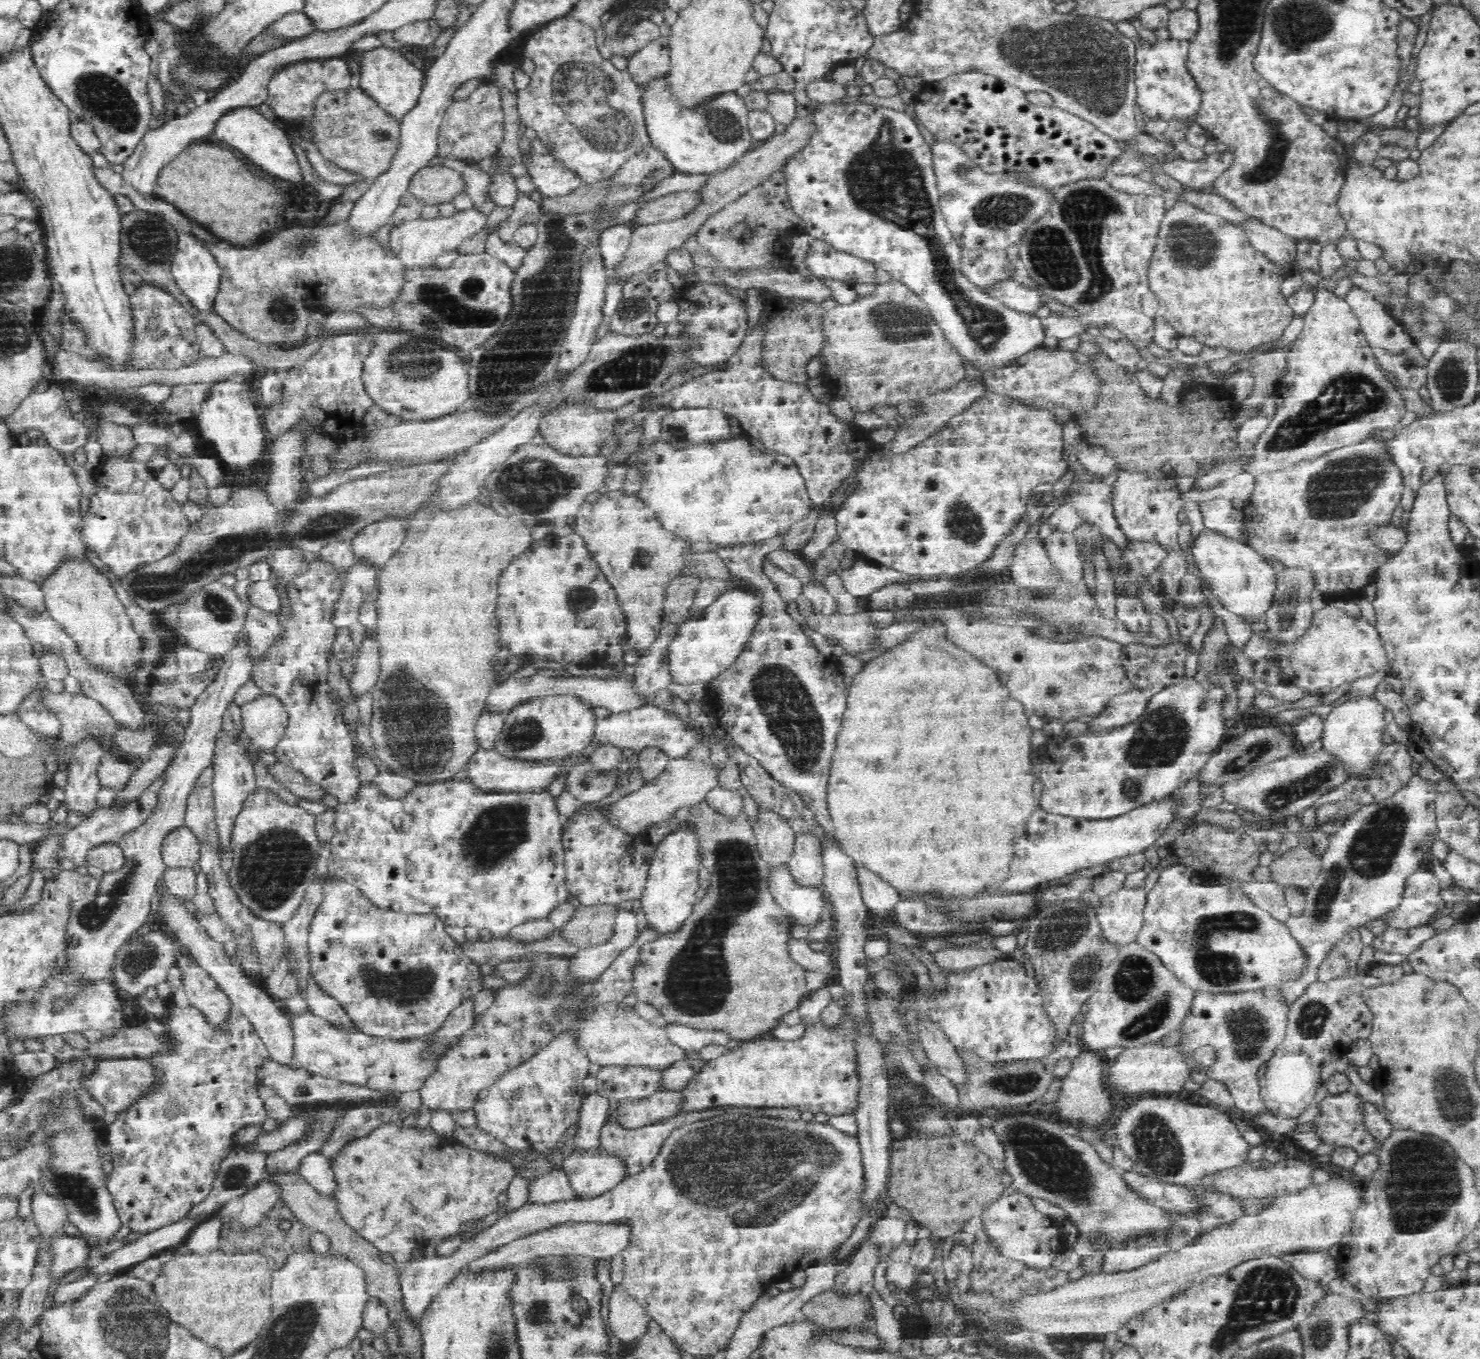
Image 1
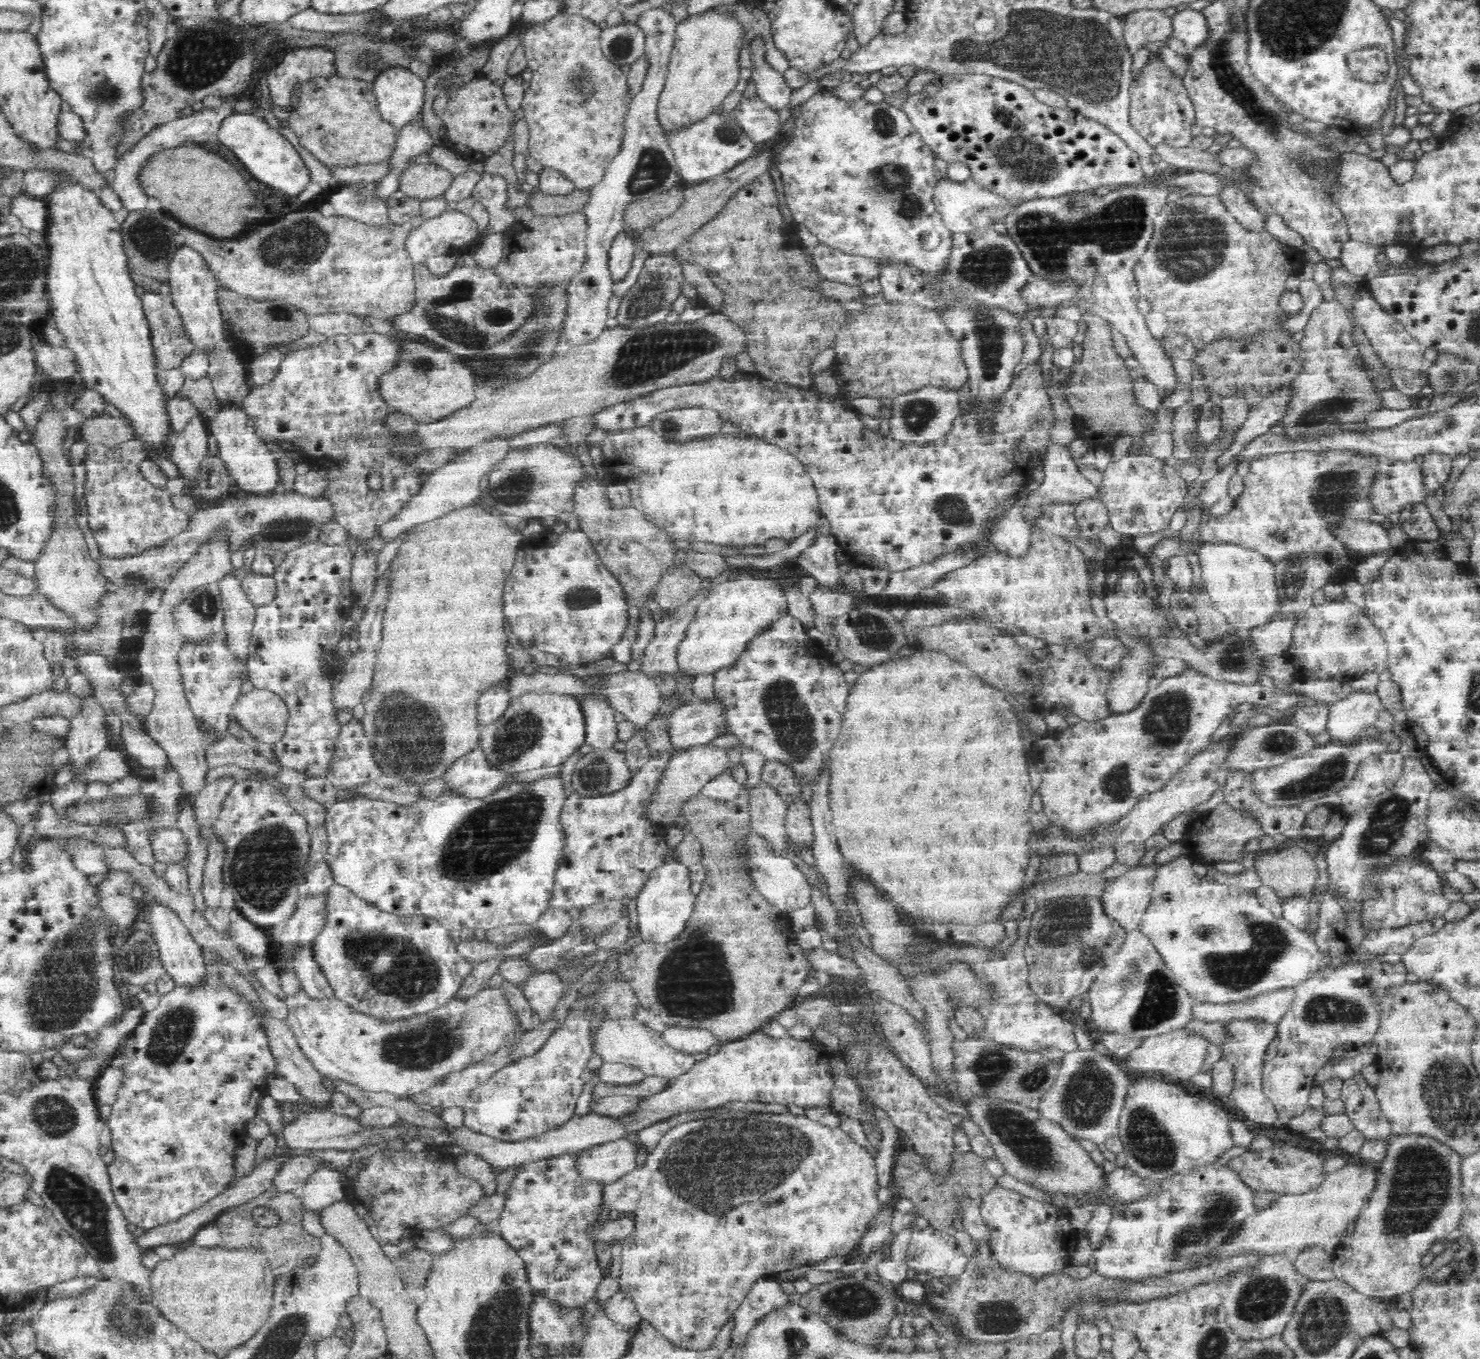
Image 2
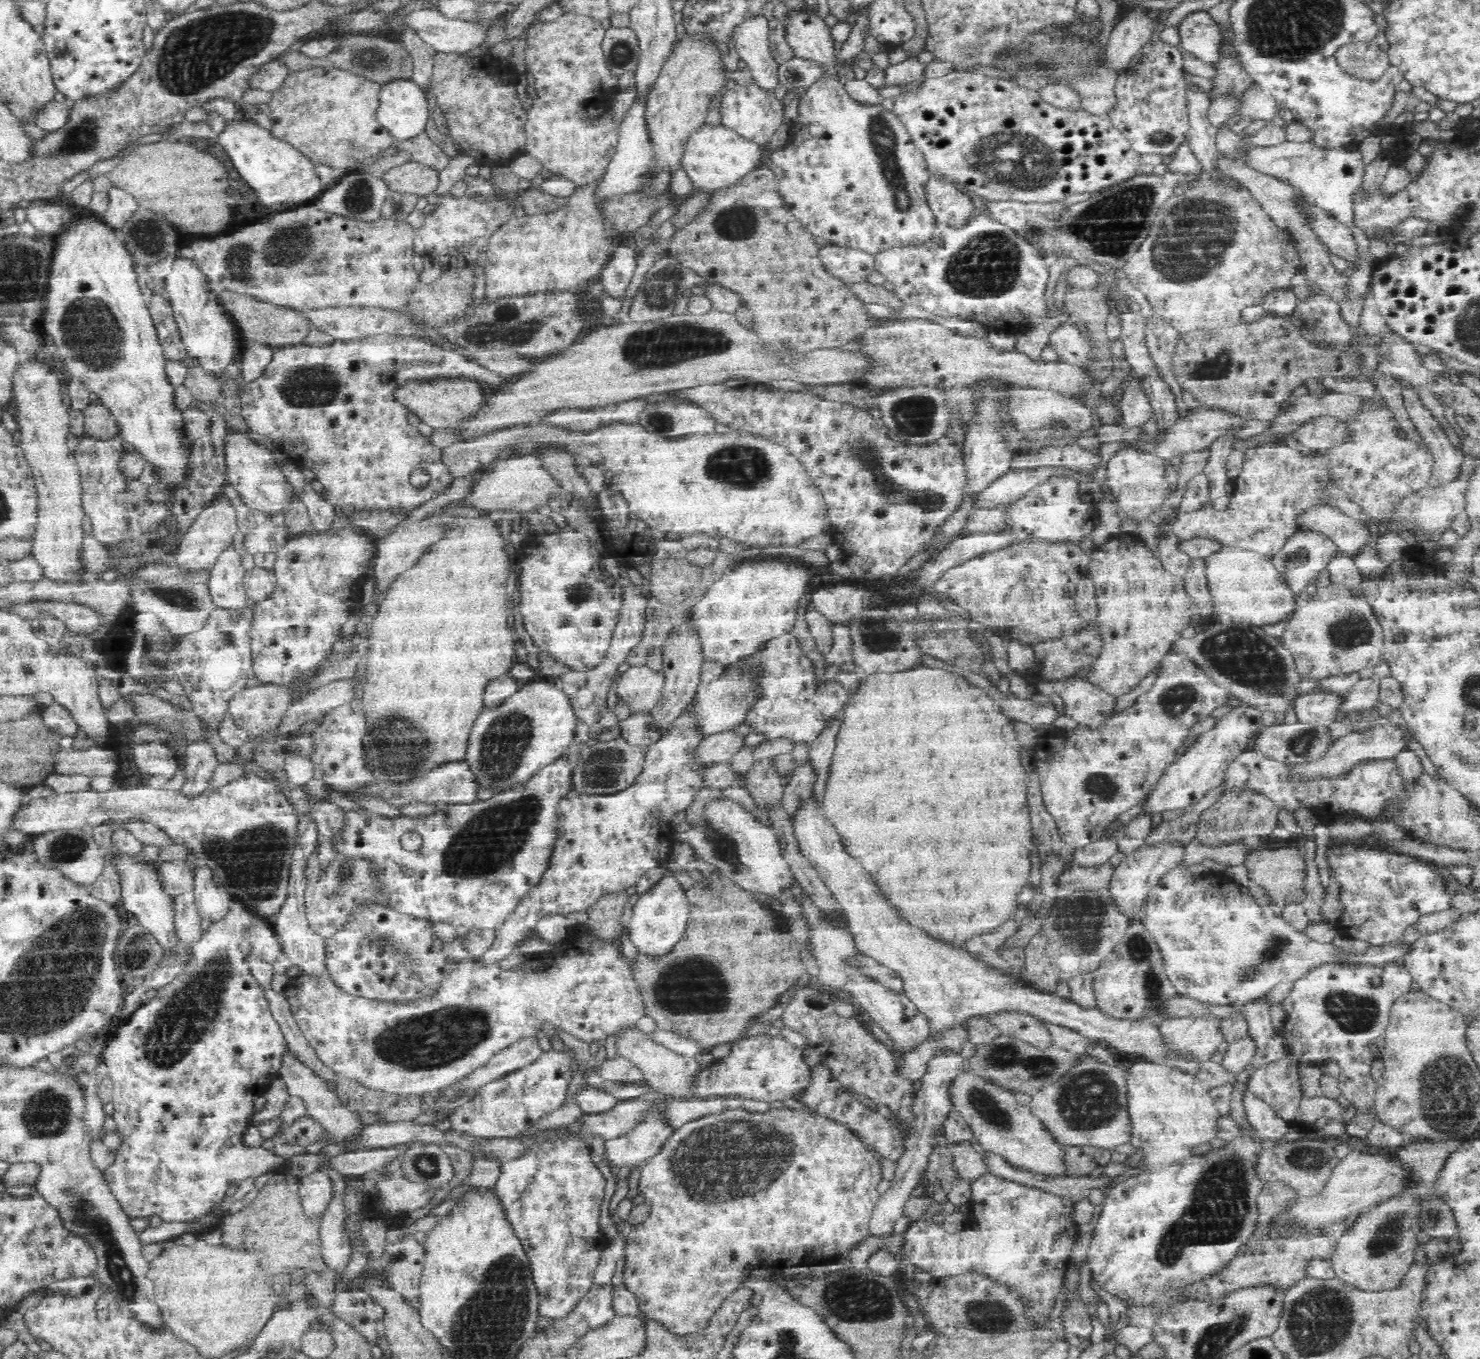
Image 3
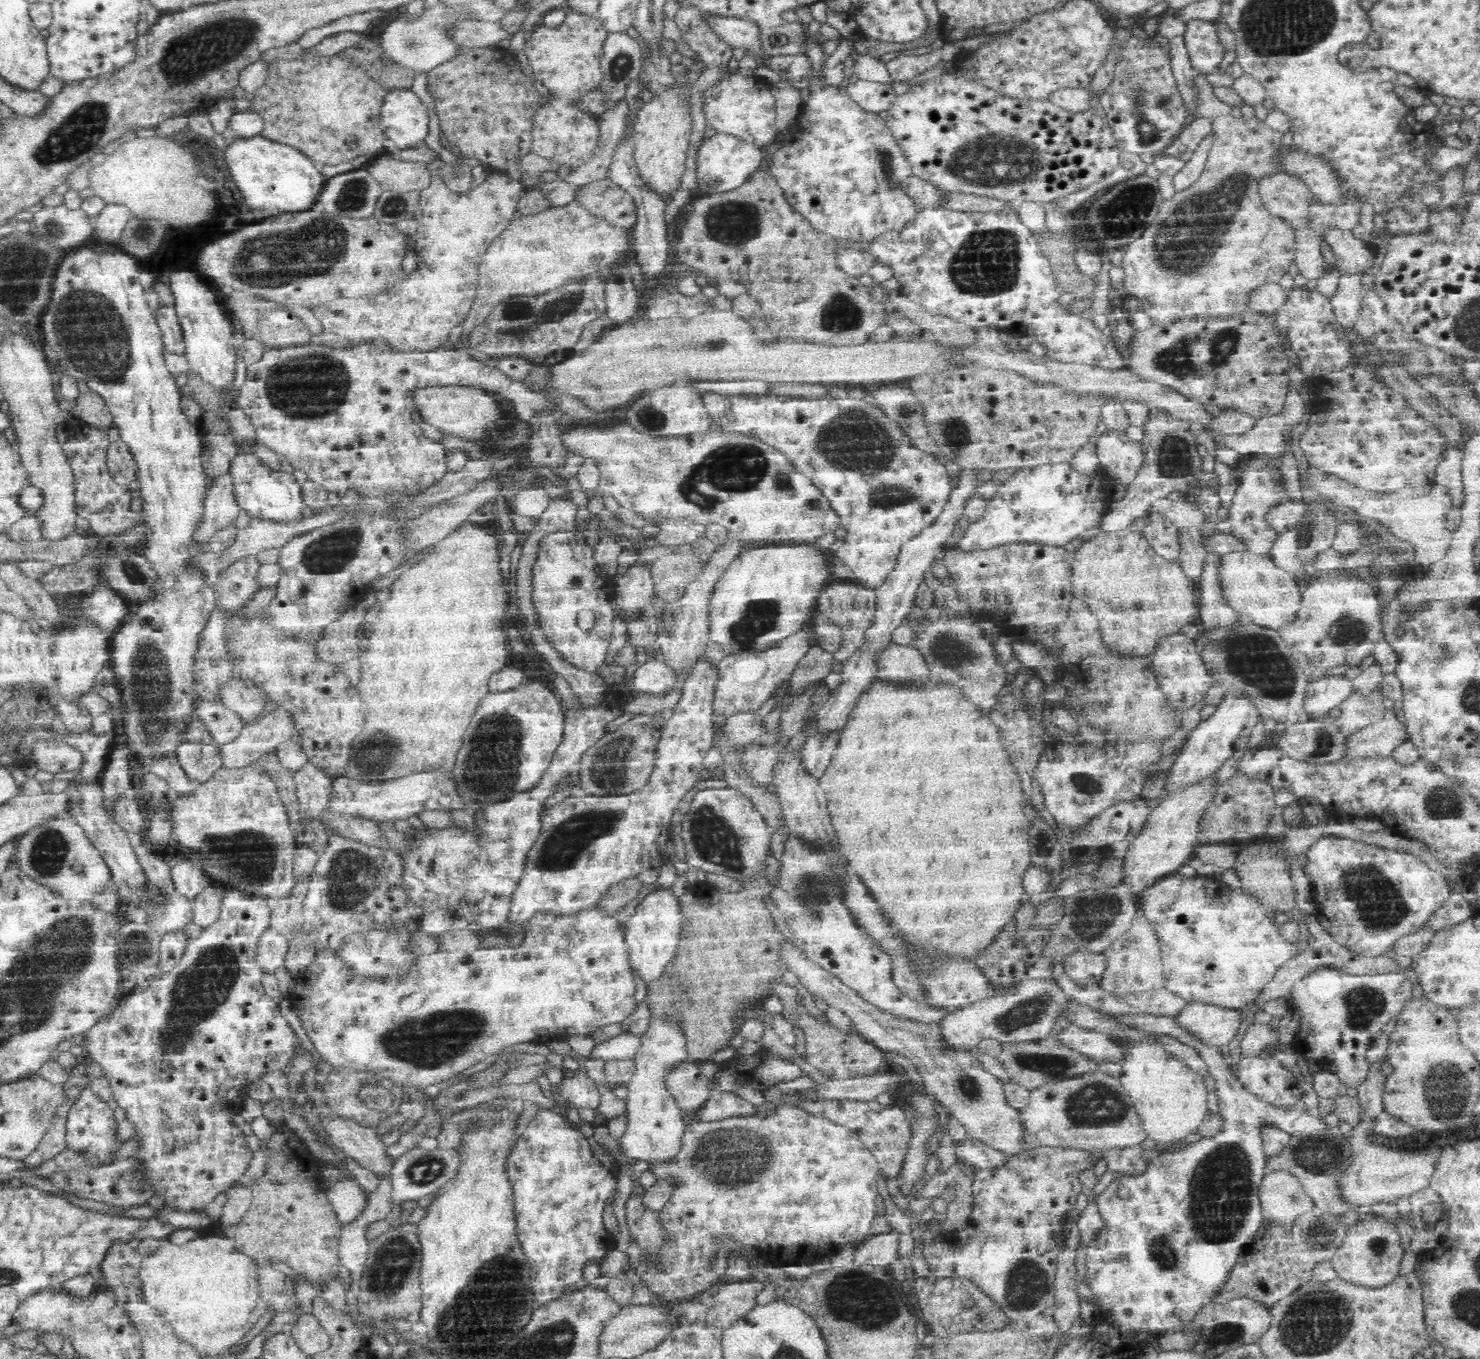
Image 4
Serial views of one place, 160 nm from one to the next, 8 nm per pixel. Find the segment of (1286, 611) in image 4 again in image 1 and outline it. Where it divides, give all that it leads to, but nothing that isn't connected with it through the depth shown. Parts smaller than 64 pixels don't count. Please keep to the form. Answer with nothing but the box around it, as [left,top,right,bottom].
[1192,529,1277,625]

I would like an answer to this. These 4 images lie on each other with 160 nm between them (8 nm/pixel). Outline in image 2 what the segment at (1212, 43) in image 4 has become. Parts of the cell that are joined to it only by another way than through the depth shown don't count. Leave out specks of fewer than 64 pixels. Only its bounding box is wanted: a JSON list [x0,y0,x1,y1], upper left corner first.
[1172,9,1210,49]

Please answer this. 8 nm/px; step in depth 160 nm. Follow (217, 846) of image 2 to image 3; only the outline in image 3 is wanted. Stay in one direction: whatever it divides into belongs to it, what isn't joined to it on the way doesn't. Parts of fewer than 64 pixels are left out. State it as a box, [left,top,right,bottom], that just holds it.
[193,863,232,923]

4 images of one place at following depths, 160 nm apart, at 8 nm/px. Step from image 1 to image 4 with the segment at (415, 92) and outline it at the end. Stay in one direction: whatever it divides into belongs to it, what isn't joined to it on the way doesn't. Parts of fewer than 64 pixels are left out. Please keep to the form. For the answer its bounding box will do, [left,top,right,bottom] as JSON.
[380,91,430,150]

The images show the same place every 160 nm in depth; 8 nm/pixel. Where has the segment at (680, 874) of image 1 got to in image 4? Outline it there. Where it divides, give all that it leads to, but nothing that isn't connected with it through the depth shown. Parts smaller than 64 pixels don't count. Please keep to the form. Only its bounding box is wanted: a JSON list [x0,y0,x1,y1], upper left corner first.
[625,888,681,982]

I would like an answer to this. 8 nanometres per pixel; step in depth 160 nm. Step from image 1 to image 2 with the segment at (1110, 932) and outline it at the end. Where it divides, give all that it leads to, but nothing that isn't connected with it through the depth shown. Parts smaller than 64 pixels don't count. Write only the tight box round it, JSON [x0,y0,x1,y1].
[1101,860,1160,933]

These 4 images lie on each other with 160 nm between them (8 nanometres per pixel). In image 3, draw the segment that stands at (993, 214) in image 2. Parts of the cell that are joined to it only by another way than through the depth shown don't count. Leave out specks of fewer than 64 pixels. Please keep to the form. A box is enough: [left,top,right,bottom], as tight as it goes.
[923,177,976,227]

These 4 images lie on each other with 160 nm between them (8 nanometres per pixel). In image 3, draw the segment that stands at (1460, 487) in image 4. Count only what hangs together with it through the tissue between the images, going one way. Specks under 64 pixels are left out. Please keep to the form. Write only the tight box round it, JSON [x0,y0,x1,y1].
[1403,388,1464,487]

